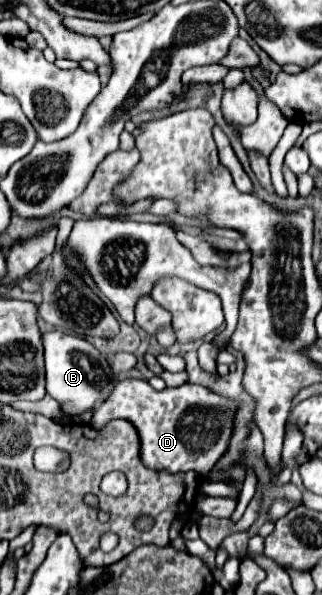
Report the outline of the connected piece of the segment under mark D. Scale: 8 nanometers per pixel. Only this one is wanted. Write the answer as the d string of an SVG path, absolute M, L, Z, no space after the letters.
M122 379L114 387L110 399L94 411L90 425L100 430L112 419L126 419L134 423L134 429L138 431L142 447L140 455L146 467L170 473L196 471L196 475L204 479L210 471L208 461L218 461L228 449L236 409L236 401L210 391L204 385L186 383L174 389L166 387L164 391L156 391L146 381Z

